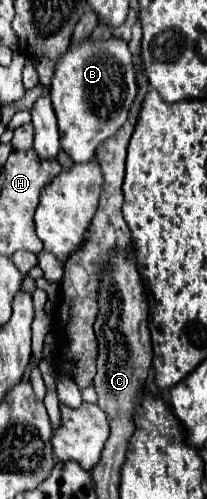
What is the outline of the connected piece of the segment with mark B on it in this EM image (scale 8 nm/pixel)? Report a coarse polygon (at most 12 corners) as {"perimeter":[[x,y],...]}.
{"perimeter":[[84,40],[58,60],[50,98],[76,164],[126,122],[126,42]]}

